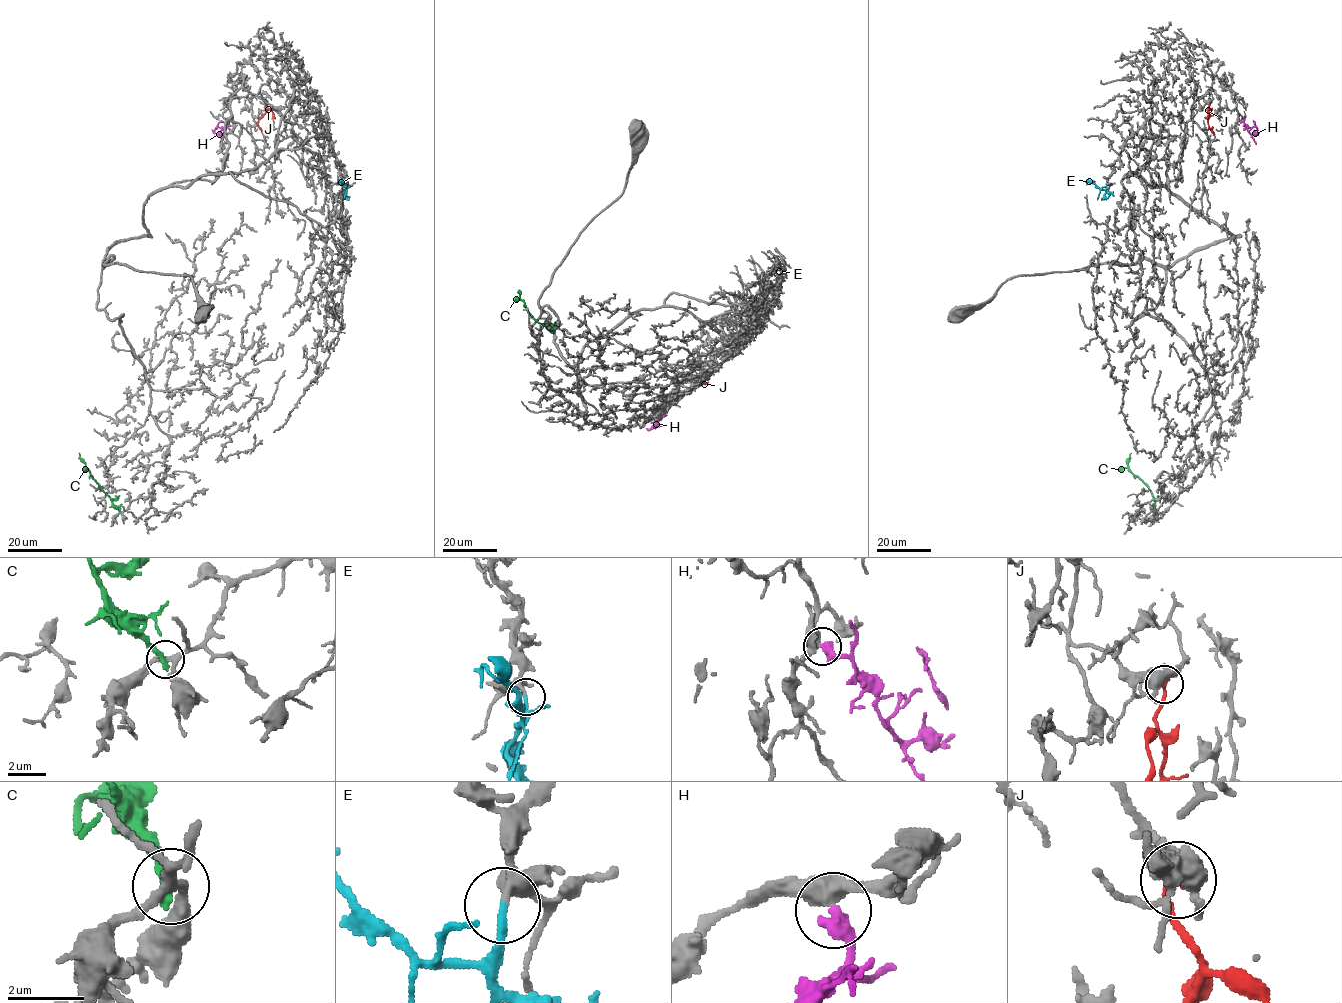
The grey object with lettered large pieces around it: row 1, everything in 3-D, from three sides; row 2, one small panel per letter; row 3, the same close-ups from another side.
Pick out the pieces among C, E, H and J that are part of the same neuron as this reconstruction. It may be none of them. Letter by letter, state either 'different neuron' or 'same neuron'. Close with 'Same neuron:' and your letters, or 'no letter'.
C: different neuron
E: same neuron
H: same neuron
J: different neuron
Same neuron: E, H

